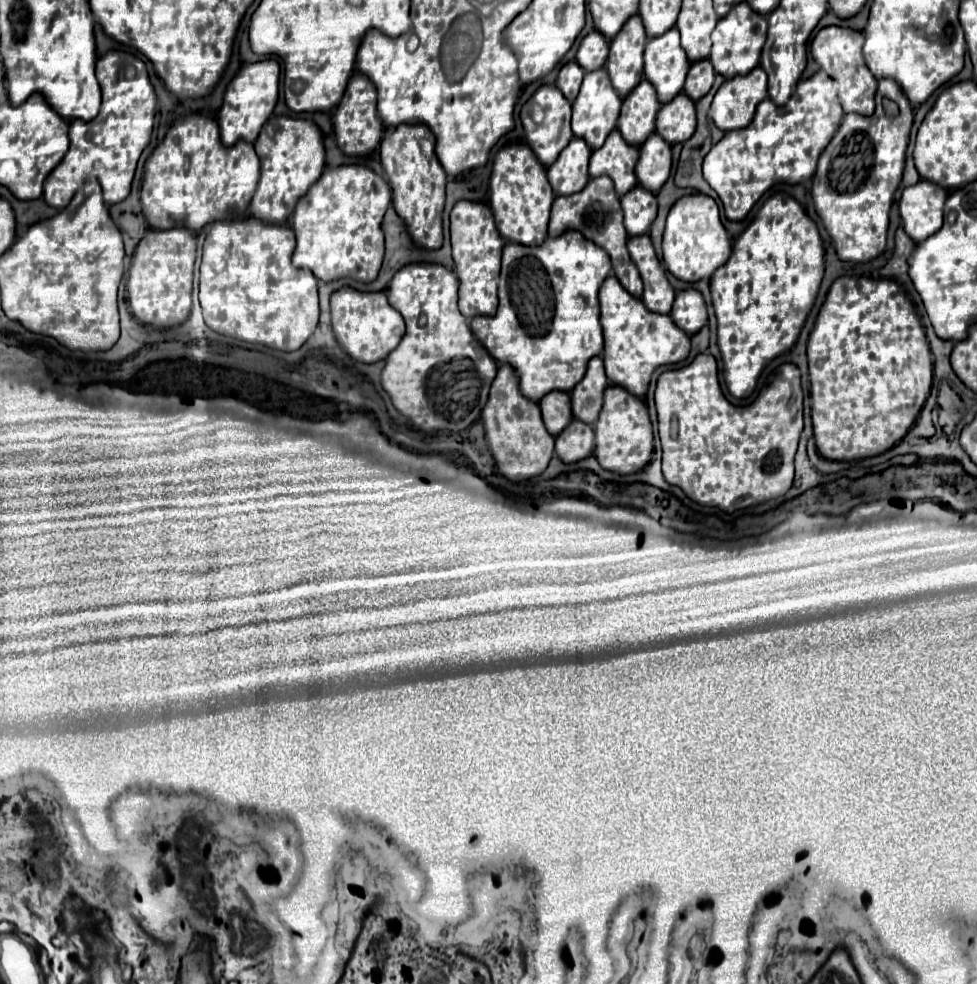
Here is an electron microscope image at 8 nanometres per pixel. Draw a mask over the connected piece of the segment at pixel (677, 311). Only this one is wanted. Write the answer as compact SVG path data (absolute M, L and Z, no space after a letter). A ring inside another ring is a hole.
M694 288L678 292L670 316L672 316L674 324L678 328L682 328L688 336L696 334L708 320L706 304L704 304L702 294L698 290L694 290Z

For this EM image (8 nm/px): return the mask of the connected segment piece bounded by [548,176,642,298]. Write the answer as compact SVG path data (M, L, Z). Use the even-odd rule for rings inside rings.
M600 176L600 178L590 178L590 182L586 184L586 188L582 192L570 194L570 196L558 196L554 200L552 206L552 216L550 216L550 228L548 228L548 236L556 238L560 234L564 234L566 230L578 230L582 232L588 240L592 240L594 244L602 246L608 256L612 258L612 268L616 278L622 282L622 286L634 294L636 298L642 296L642 278L638 274L638 268L634 266L634 262L630 260L630 254L626 250L626 242L628 242L628 232L622 224L622 208L620 208L620 198L614 190L614 184L610 178Z

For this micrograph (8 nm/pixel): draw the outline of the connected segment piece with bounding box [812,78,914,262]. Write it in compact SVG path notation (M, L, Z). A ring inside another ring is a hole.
M884 78L878 82L876 112L872 116L846 114L838 132L822 152L818 170L812 178L812 200L840 260L868 262L884 252L888 212L902 180L912 118L912 106L898 82L894 82L894 78ZM882 98L890 98L898 104L898 116L888 118L884 114Z

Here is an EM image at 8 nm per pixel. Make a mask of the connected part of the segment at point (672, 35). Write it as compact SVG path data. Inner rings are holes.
M676 28L648 40L644 50L644 76L656 88L662 104L682 92L688 68L690 62L680 46L680 34Z

